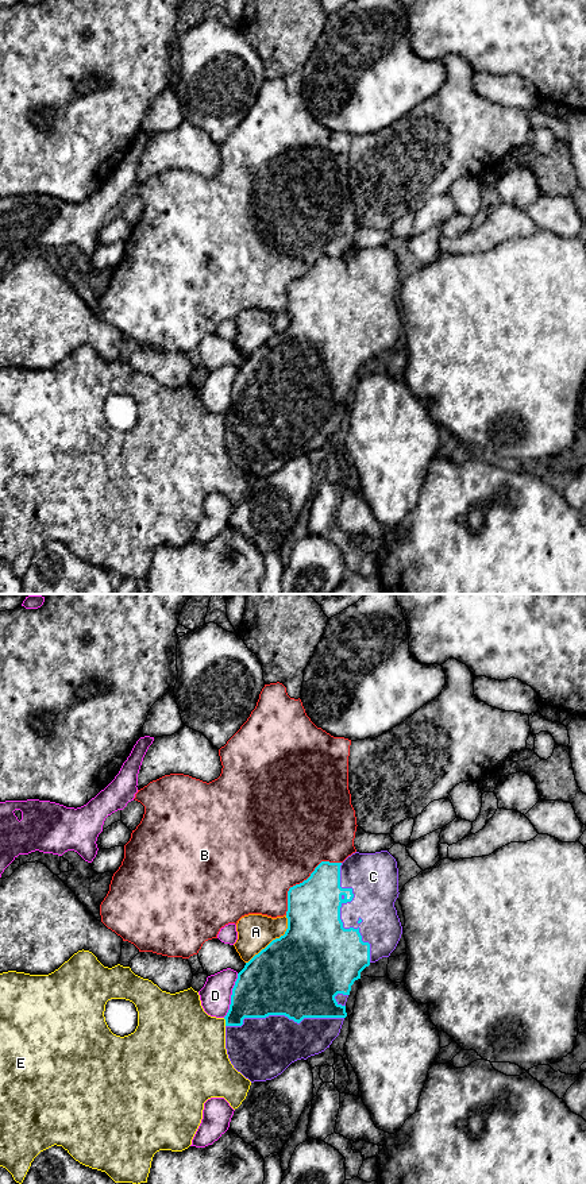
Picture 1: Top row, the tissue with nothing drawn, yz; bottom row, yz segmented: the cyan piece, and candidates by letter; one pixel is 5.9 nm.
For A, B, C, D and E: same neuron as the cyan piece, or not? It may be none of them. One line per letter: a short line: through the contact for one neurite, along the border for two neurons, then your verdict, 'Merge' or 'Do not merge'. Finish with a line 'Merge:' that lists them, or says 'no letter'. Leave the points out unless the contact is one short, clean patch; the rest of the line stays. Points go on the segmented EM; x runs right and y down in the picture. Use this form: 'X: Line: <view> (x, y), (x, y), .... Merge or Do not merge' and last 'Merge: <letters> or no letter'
A: Do not merge
B: Do not merge
C: Merge
D: Do not merge
E: Do not merge
Merge: C

